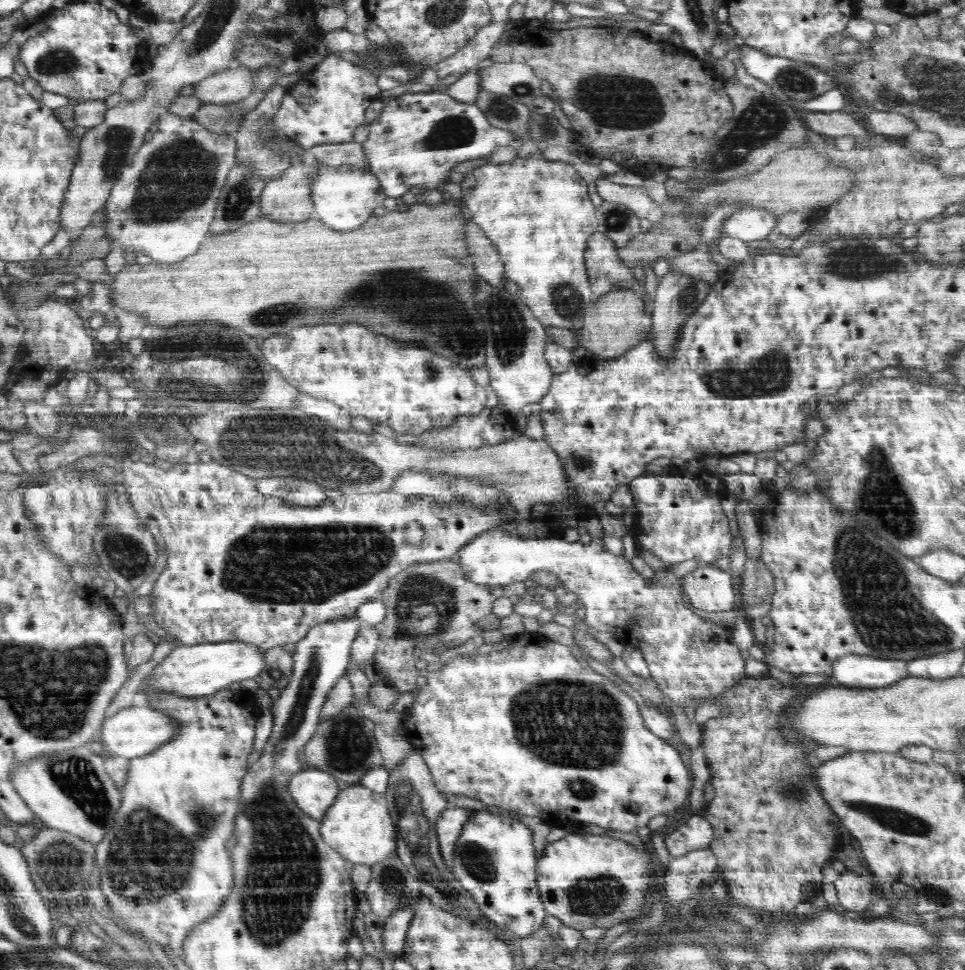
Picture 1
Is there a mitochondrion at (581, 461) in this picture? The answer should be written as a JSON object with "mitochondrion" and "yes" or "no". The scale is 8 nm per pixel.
{"mitochondrion":"yes"}

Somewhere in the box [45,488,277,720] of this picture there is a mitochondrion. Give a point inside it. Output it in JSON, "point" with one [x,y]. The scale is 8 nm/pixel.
{"point":[126,554]}

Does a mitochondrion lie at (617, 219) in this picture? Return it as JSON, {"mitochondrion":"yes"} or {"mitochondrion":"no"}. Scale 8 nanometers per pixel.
{"mitochondrion":"yes"}

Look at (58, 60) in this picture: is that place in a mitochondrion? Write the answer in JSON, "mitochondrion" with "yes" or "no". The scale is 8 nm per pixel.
{"mitochondrion":"yes"}

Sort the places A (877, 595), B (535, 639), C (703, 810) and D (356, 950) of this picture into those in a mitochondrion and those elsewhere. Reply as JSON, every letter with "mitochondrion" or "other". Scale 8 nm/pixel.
{"A":"mitochondrion","B":"other","C":"other","D":"other"}

